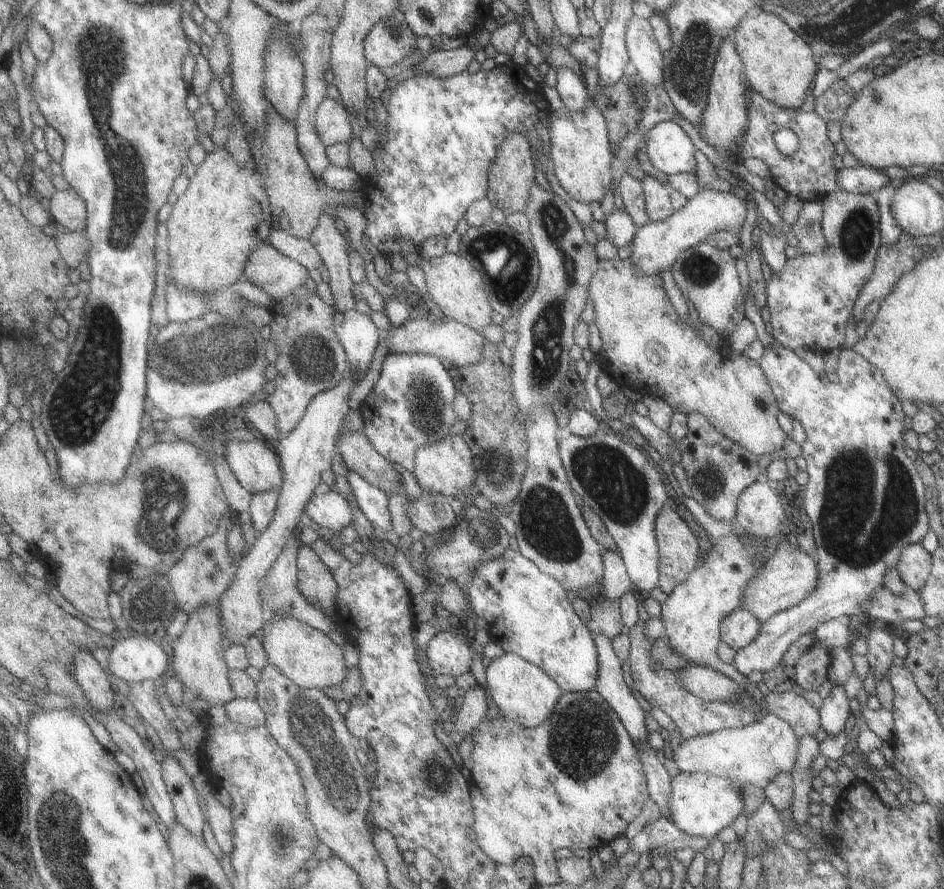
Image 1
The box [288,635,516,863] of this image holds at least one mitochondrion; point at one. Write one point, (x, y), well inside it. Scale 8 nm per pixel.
(437, 777)

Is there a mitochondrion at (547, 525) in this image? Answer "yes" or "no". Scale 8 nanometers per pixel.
yes

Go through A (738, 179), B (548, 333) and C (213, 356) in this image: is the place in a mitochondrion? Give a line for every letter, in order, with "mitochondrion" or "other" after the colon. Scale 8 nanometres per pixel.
A: other
B: mitochondrion
C: mitochondrion

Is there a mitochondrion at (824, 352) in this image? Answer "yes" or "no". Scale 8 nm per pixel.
no

